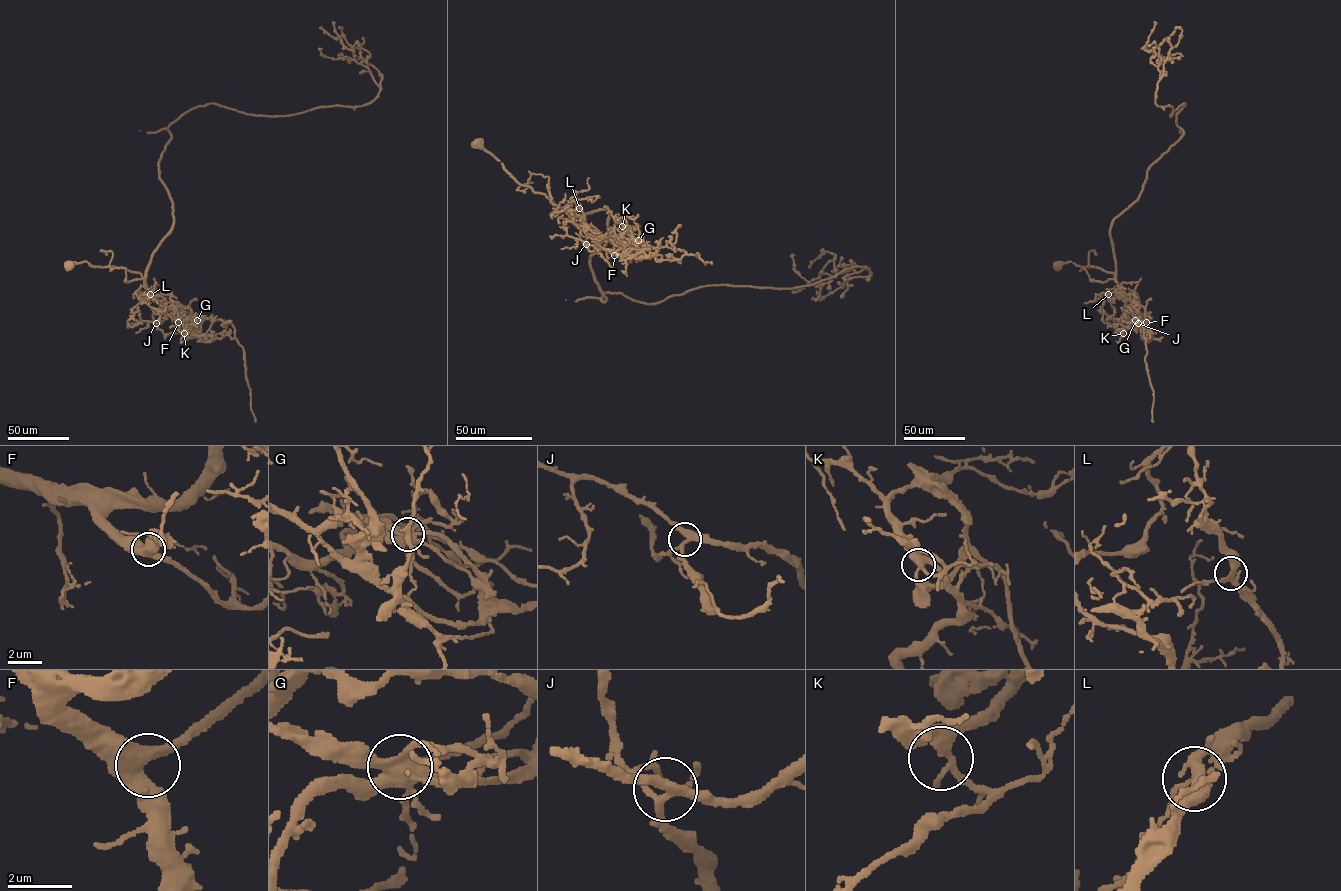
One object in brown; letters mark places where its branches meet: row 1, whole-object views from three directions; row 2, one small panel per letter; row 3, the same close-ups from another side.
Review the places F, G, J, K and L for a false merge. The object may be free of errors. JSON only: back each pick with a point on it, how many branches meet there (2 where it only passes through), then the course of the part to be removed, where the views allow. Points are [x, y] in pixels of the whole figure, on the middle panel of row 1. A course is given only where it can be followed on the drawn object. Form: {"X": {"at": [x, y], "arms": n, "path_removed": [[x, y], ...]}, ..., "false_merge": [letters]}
{"G": {"at": [638, 240], "arms": 7, "path_removed": [[638, 240], [647, 247], [669, 247], [697, 256], [698, 253], [705, 264], [712, 264]]}, "false_merge": ["G"]}

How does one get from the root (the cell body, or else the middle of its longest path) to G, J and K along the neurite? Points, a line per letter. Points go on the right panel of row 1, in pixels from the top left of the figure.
G: (1058, 264), (1071, 262), (1112, 272), (1141, 313), (1142, 319), (1139, 317), (1131, 324), (1134, 327), (1134, 320)
J: (1058, 264), (1071, 262), (1112, 272), (1140, 315), (1138, 323)
K: (1058, 264), (1071, 262), (1114, 274), (1142, 317), (1139, 317), (1123, 333)

